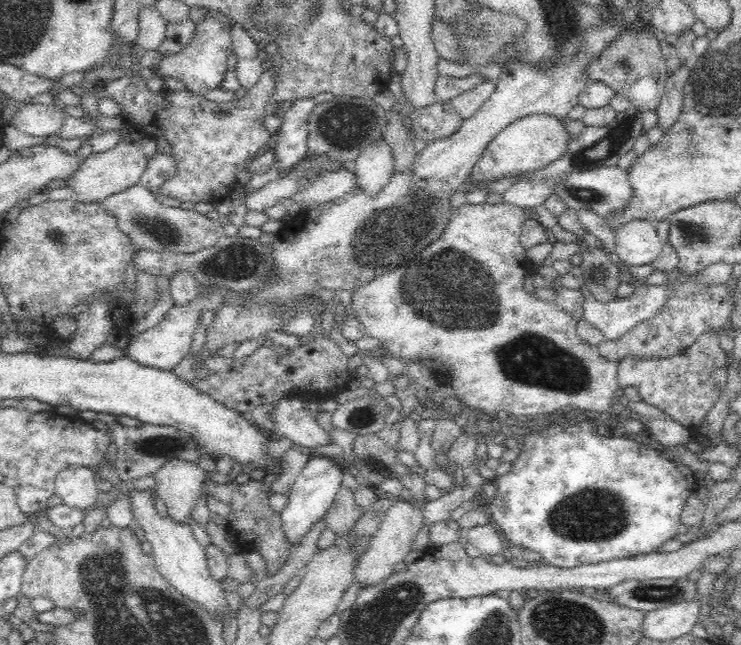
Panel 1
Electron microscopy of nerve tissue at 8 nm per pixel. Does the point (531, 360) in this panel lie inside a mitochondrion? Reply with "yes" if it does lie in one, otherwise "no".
yes

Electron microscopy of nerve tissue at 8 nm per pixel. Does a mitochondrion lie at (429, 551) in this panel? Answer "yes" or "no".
no

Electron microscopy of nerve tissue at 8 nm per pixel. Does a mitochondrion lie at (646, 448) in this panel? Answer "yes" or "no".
no

